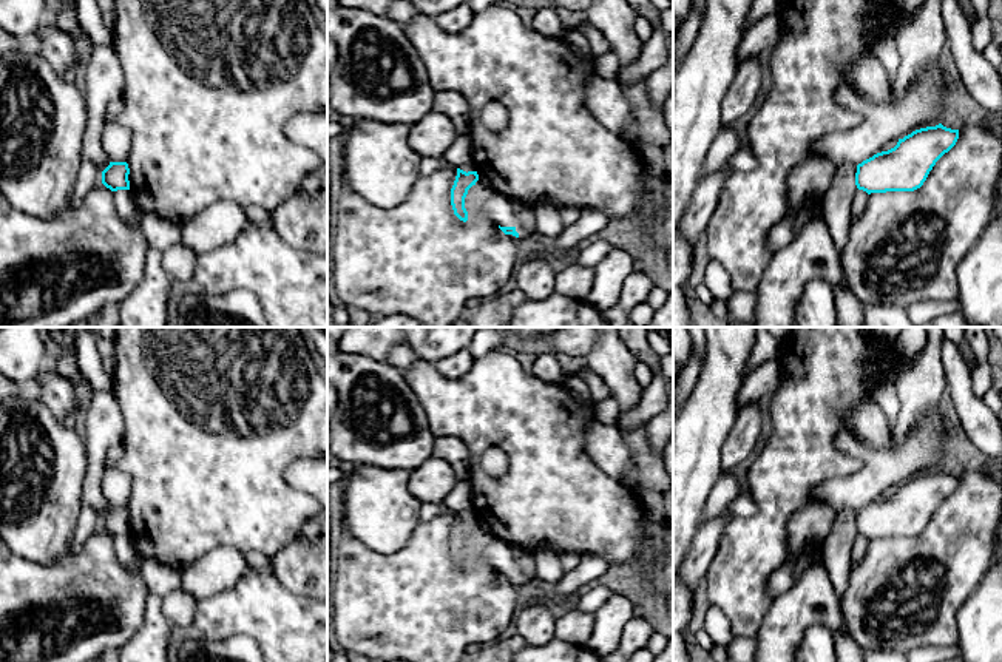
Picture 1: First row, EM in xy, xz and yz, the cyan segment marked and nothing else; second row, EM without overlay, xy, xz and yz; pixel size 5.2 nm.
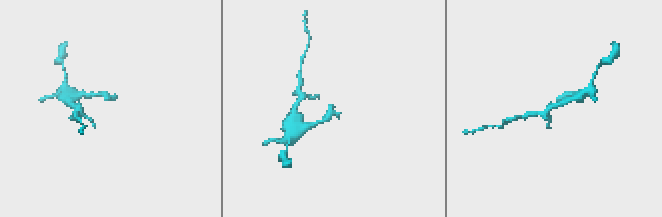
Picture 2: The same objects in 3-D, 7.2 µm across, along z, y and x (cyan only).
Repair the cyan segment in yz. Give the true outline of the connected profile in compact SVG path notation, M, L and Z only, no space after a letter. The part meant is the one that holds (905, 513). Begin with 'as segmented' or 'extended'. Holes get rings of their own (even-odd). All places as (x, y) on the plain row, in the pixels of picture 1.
as segmented | M942 469L912 477L888 497L857 511L855 531L871 539L914 537L923 531L936 508L959 485L959 475Z

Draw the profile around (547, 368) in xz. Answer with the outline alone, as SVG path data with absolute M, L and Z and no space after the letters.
M551 352L537 355L530 373L550 384L564 384L565 381L560 363Z

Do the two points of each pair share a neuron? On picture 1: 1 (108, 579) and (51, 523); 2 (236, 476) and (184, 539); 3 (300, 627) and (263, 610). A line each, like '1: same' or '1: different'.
1: different
2: same
3: same

